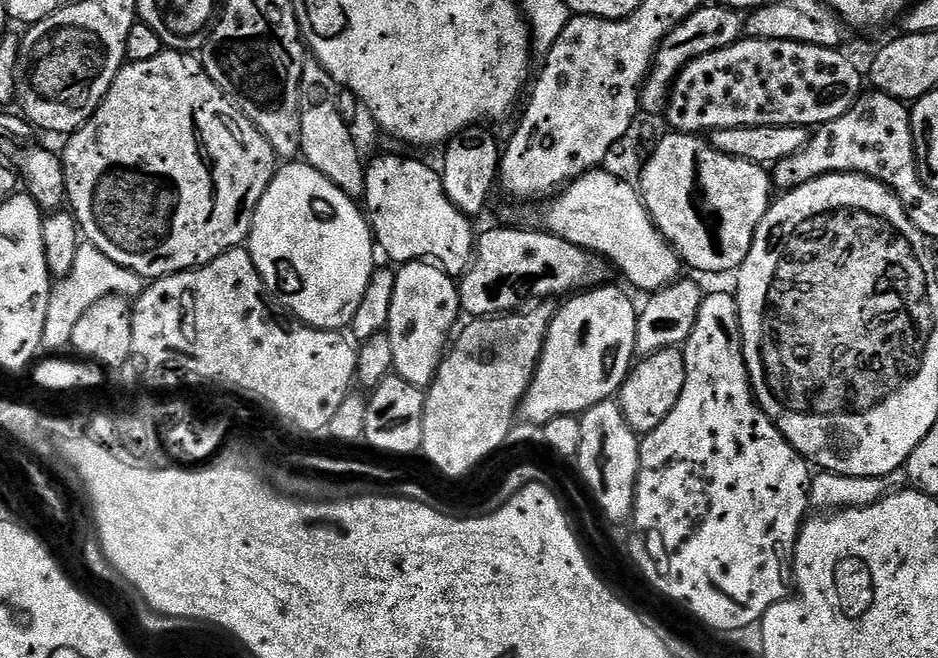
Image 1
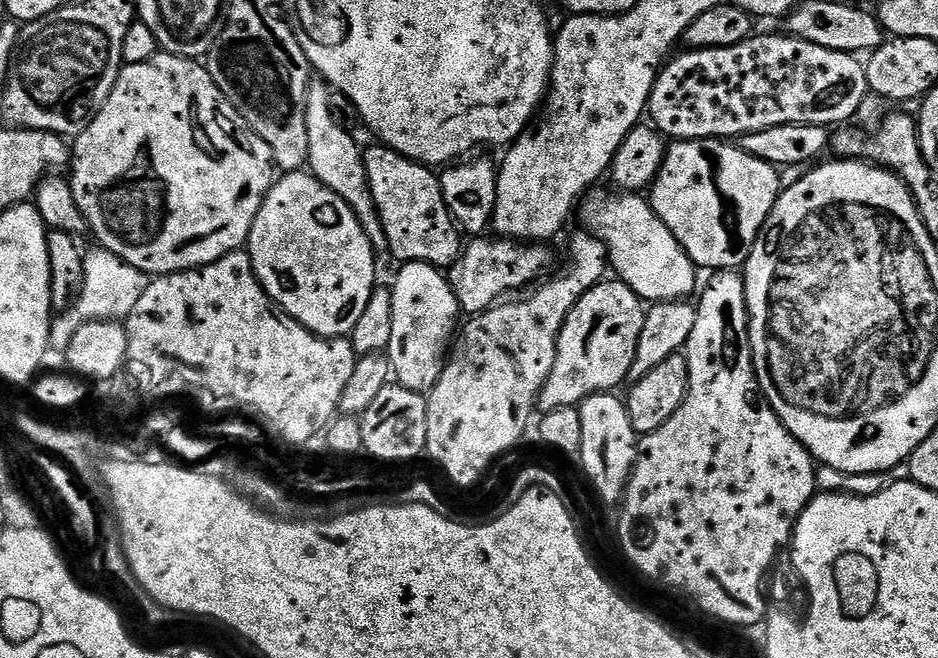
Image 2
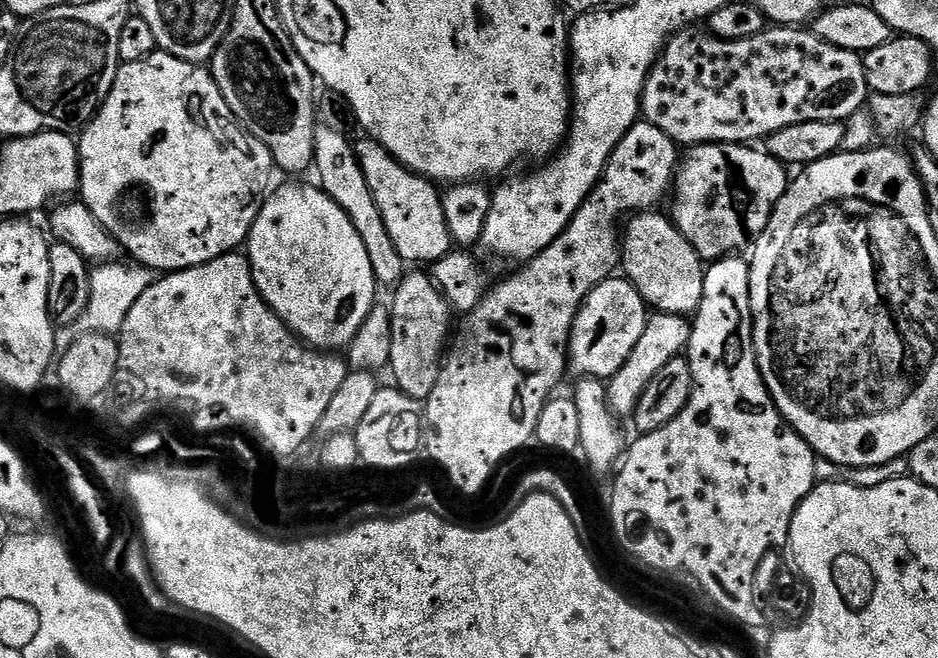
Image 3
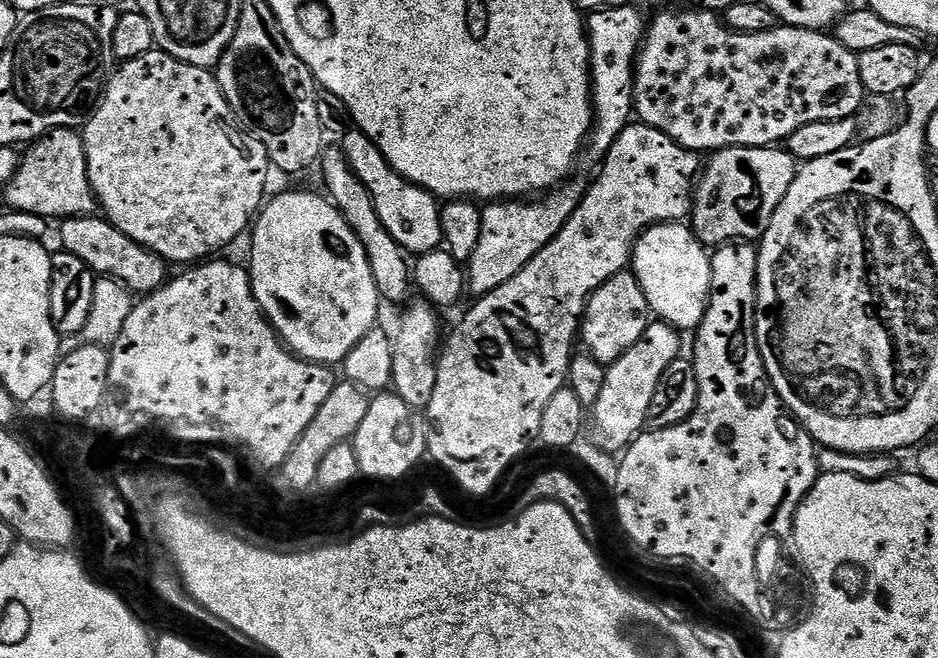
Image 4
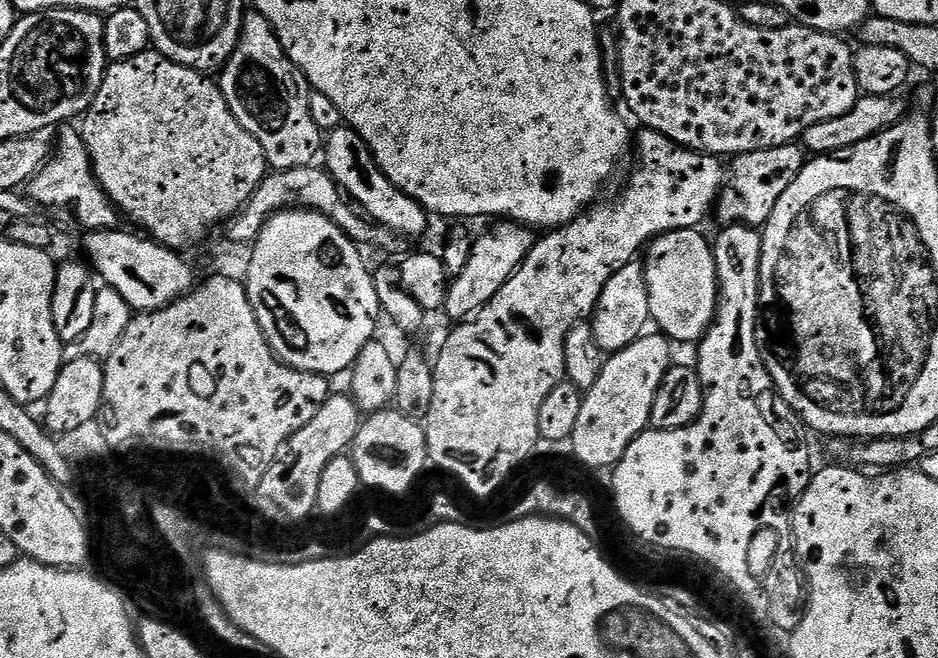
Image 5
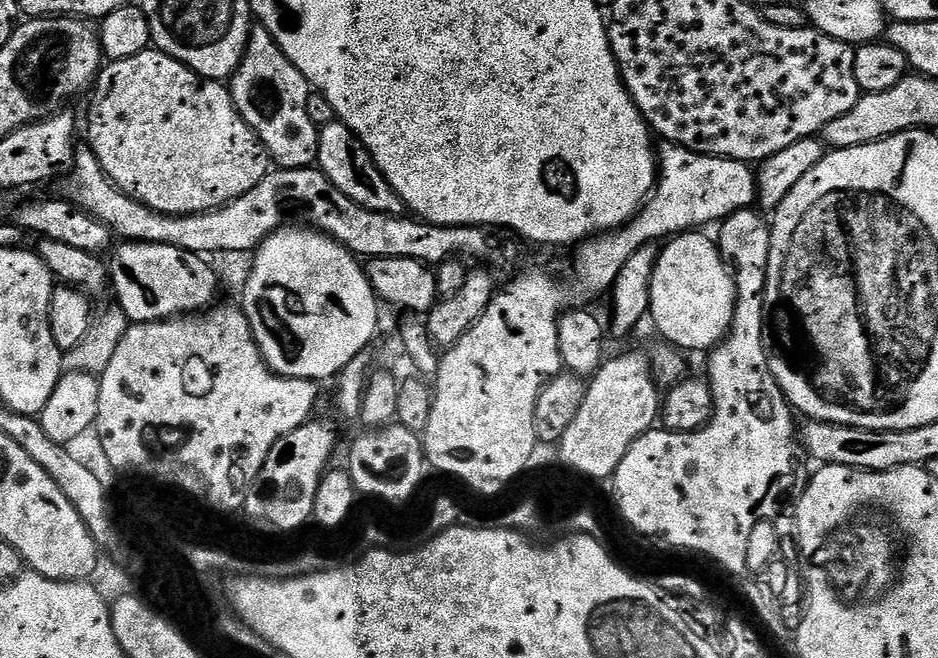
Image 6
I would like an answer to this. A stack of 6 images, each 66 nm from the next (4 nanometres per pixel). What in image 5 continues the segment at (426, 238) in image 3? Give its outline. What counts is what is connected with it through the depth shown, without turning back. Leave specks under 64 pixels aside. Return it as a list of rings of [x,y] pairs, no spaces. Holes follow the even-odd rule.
[[[341,126],[327,133],[322,160],[325,160],[323,163],[328,175],[363,209],[369,220],[379,224],[381,228],[395,232],[400,238],[420,236],[427,230],[430,213],[414,198],[388,181],[386,174],[376,164],[376,159],[372,157],[368,143],[353,128]]]

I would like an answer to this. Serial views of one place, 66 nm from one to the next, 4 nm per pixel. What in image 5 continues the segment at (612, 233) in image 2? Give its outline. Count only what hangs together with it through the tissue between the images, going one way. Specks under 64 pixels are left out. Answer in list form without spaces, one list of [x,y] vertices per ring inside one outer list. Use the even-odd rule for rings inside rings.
[[[687,228],[662,234],[648,245],[646,249],[648,260],[643,261],[644,277],[650,298],[650,317],[654,324],[660,327],[657,329],[667,336],[669,341],[677,345],[678,343],[695,345],[708,331],[708,327],[712,325],[712,319],[716,317],[716,297],[718,295],[716,259],[712,253],[713,245],[702,233],[703,231],[695,228]]]

